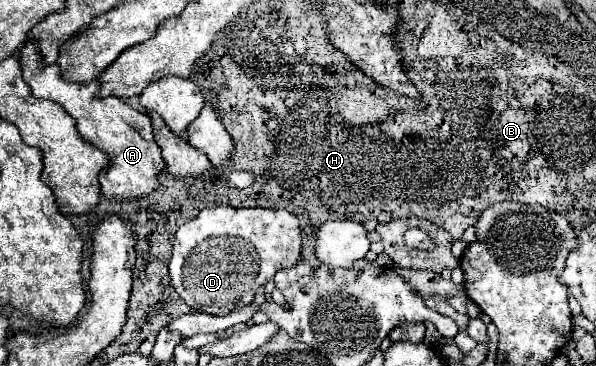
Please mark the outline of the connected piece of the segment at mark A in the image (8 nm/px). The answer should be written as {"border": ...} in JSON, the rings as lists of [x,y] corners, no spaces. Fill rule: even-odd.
{"border":[[[30,40],[20,48],[20,62],[22,62],[22,76],[24,82],[30,86],[34,98],[46,98],[52,102],[58,102],[74,120],[78,126],[80,136],[84,136],[86,142],[94,144],[102,152],[108,154],[108,164],[104,172],[98,174],[102,194],[106,198],[140,198],[148,196],[156,186],[156,174],[164,168],[164,160],[160,156],[160,148],[154,142],[150,116],[134,110],[128,106],[122,98],[98,98],[100,82],[88,82],[88,84],[76,84],[66,82],[60,74],[58,64],[44,64],[44,58],[36,46],[36,40]]]}

